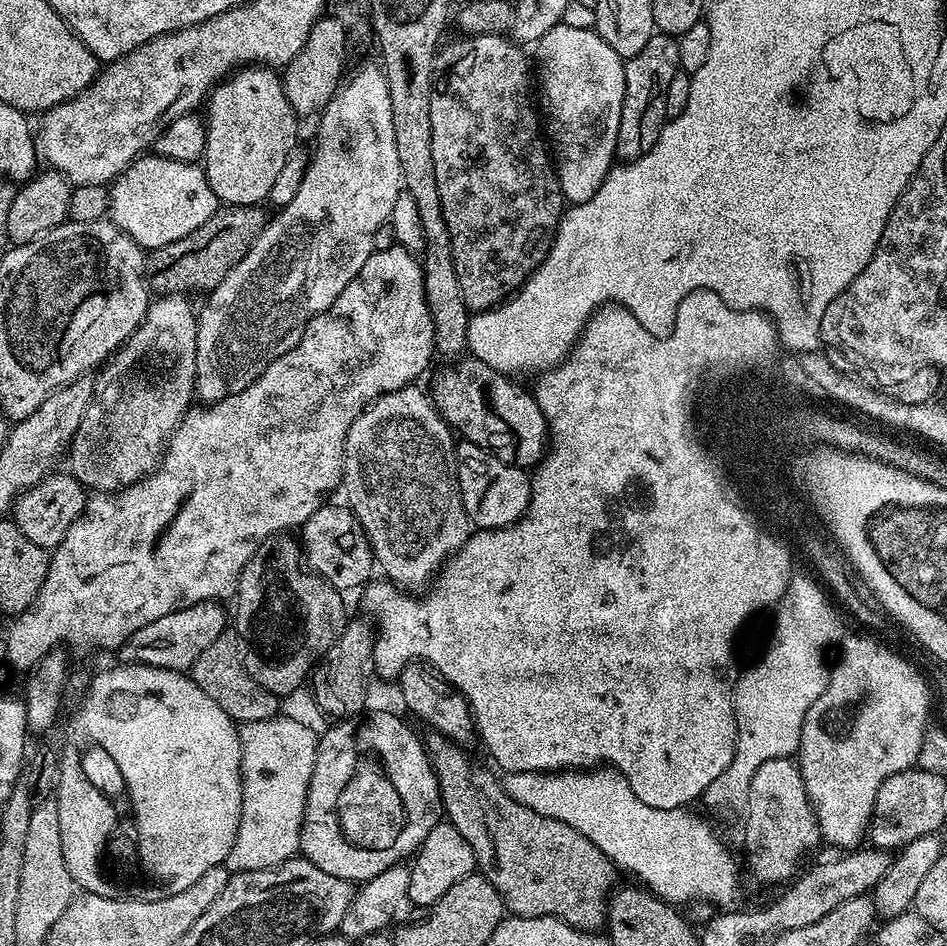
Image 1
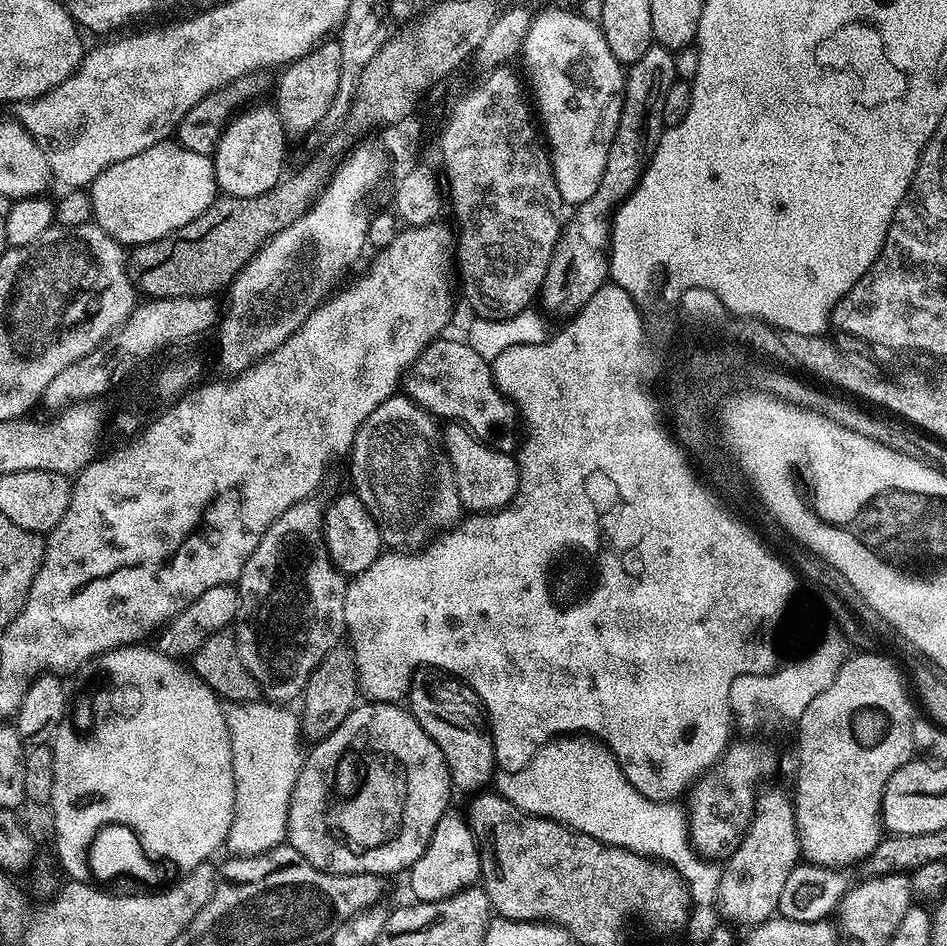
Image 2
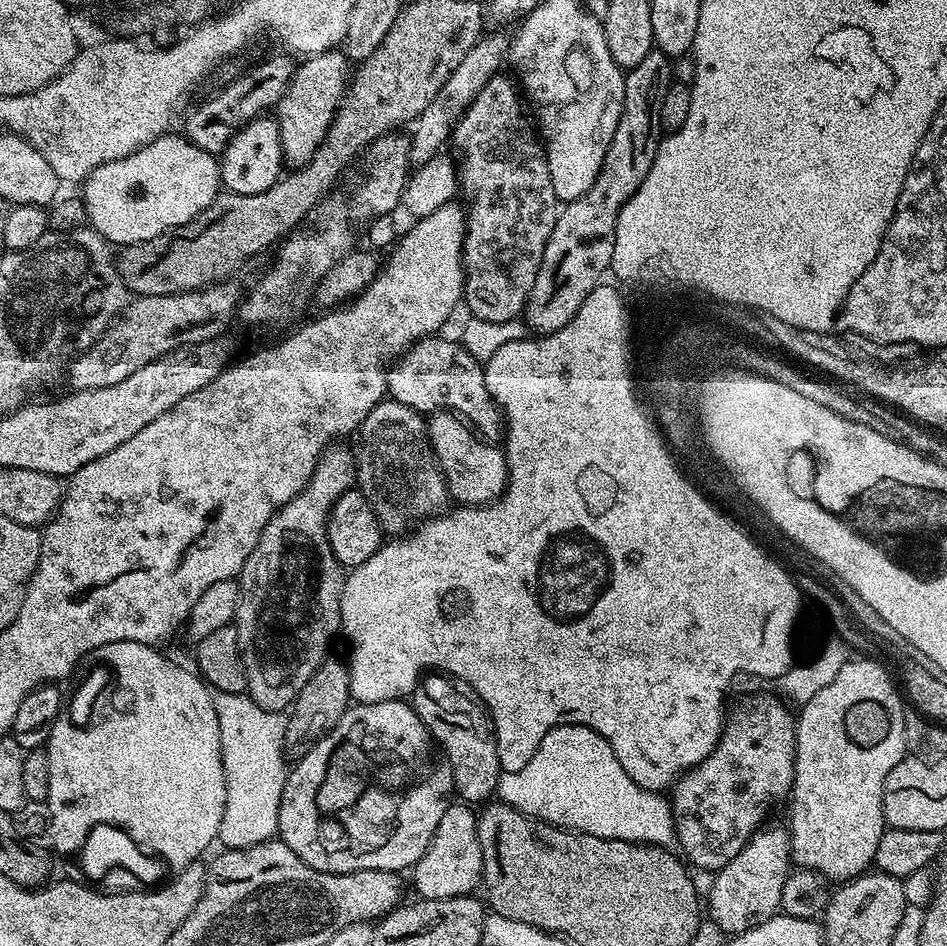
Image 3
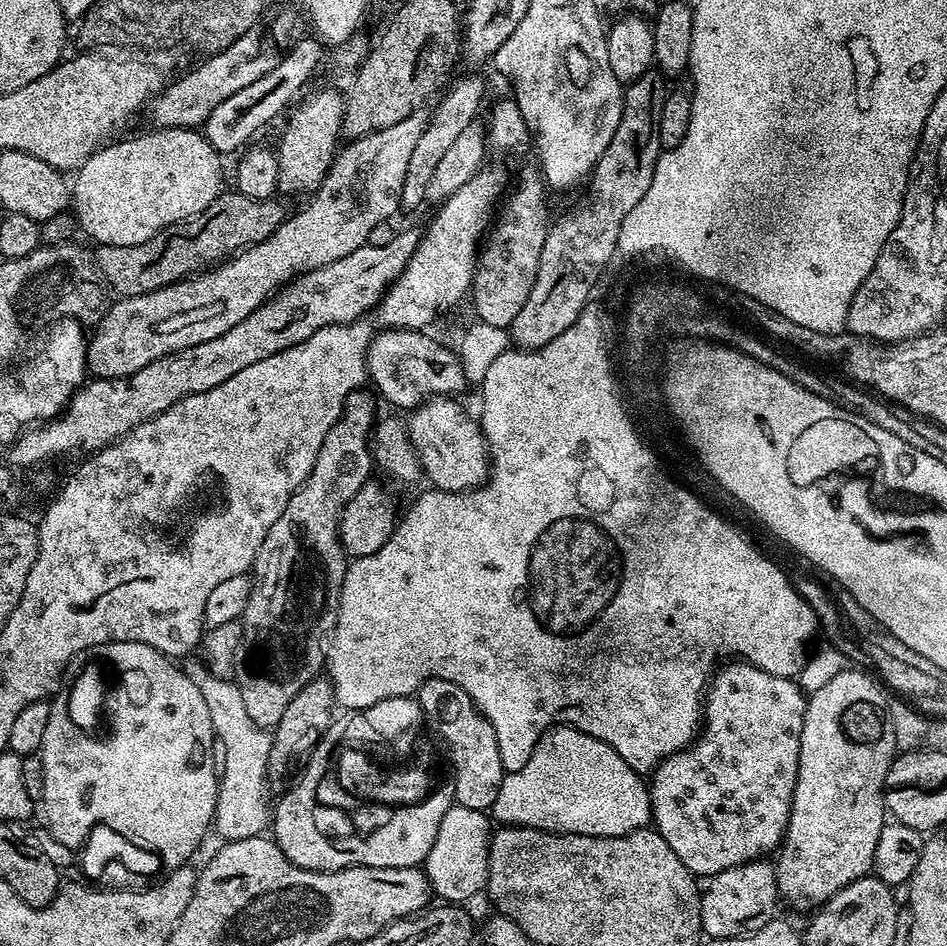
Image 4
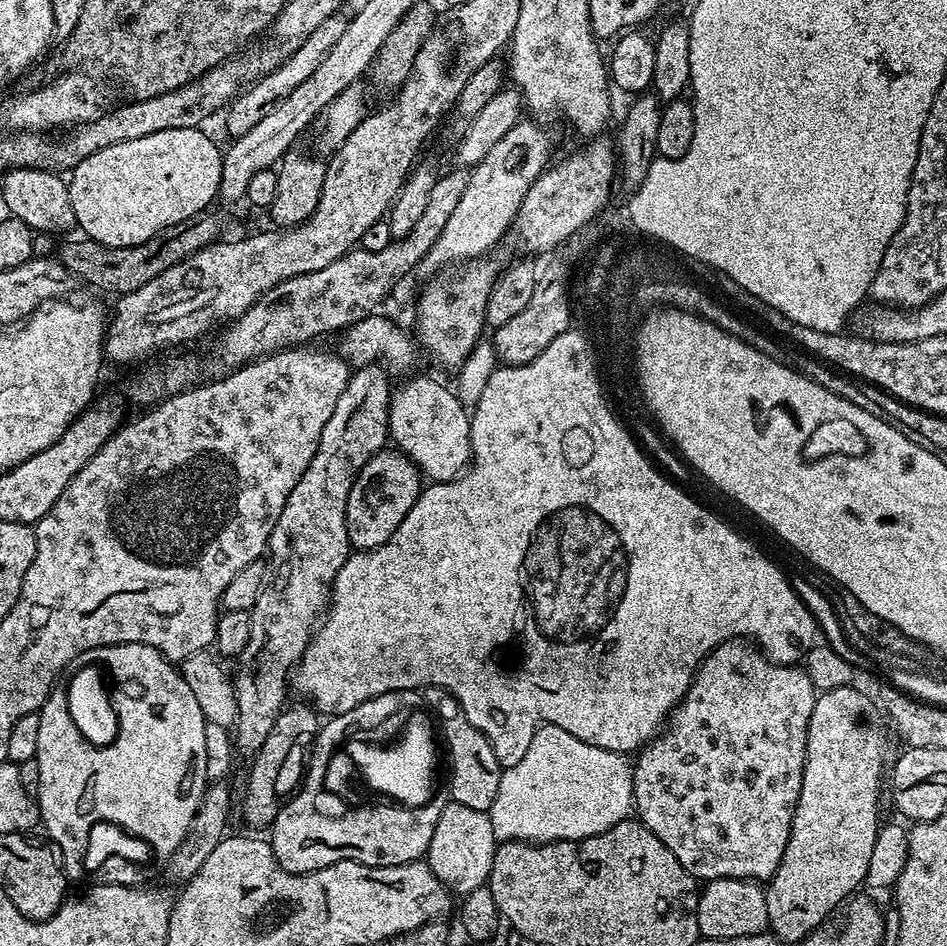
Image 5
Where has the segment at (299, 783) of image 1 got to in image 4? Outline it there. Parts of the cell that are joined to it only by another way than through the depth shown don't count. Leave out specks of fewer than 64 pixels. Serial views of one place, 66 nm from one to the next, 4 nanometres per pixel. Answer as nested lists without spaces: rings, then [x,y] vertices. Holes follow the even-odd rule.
[[[200,658],[185,659],[182,667],[190,682],[198,686],[198,694],[202,694],[206,710],[210,710],[210,722],[219,751],[220,748],[224,751],[222,779],[216,789],[214,832],[217,832],[221,836],[219,839],[224,842],[259,836],[270,824],[268,759],[272,749],[272,732],[267,728],[259,728],[254,718],[246,714],[242,690],[238,690],[235,679],[218,678]]]

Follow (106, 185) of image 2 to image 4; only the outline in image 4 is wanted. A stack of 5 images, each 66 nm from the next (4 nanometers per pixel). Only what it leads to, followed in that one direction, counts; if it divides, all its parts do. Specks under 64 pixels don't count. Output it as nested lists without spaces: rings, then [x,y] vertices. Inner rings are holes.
[[[162,128],[148,130],[145,136],[132,136],[129,140],[124,139],[120,138],[100,147],[83,166],[76,169],[74,173],[76,181],[73,179],[70,184],[70,204],[74,209],[79,231],[85,232],[90,239],[96,240],[97,245],[134,246],[138,242],[146,242],[146,238],[154,238],[154,234],[158,234],[158,230],[176,224],[179,220],[188,220],[191,216],[197,216],[220,195],[222,191],[222,185],[220,185],[220,160],[222,160],[222,156],[221,153],[214,150],[214,146],[210,146],[210,142],[199,131],[190,128]]]

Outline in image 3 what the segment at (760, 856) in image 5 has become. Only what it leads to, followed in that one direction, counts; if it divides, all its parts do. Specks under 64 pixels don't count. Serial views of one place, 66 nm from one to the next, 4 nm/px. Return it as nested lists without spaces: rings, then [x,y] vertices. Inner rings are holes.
[[[756,696],[733,712],[731,709],[714,750],[672,785],[670,805],[676,823],[675,843],[680,844],[679,851],[693,869],[700,868],[696,870],[708,874],[719,872],[760,831],[767,821],[764,819],[768,807],[791,793],[796,773],[796,716],[780,700]]]

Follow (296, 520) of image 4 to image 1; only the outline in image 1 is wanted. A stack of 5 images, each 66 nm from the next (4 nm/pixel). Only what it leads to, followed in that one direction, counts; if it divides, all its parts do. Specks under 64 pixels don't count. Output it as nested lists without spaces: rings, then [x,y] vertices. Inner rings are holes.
[[[281,534],[278,536],[271,536],[265,544],[260,544],[258,550],[250,558],[250,562],[246,562],[246,566],[240,575],[238,582],[238,590],[234,597],[234,604],[237,604],[236,616],[234,612],[234,628],[235,631],[240,633],[242,641],[242,651],[244,654],[244,665],[246,670],[252,677],[254,677],[259,684],[266,686],[266,690],[270,690],[281,698],[287,698],[300,683],[309,679],[310,673],[316,667],[321,656],[326,654],[326,650],[330,650],[330,646],[334,646],[334,642],[340,637],[340,631],[344,629],[346,623],[346,615],[344,616],[344,600],[342,597],[341,589],[336,588],[330,582],[326,582],[322,577],[317,576],[315,572],[306,567],[305,561],[302,559],[302,548],[292,534]]]

